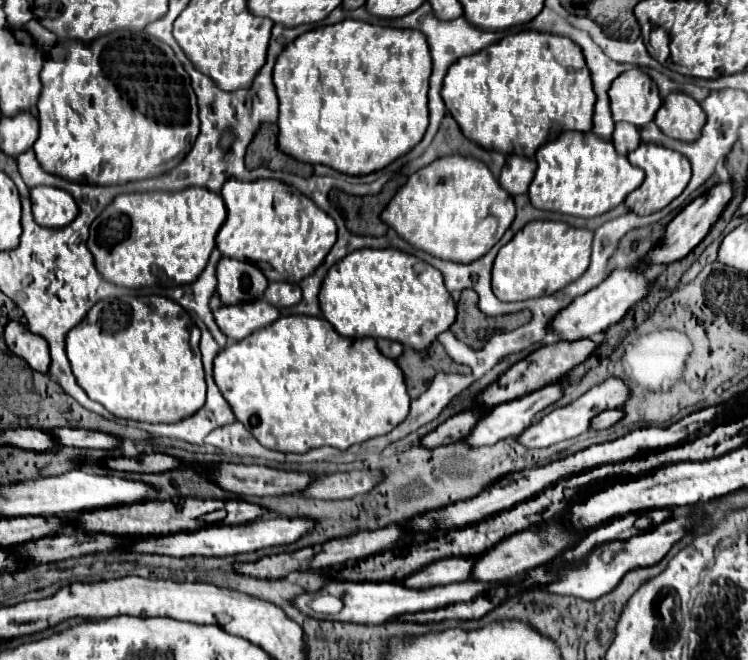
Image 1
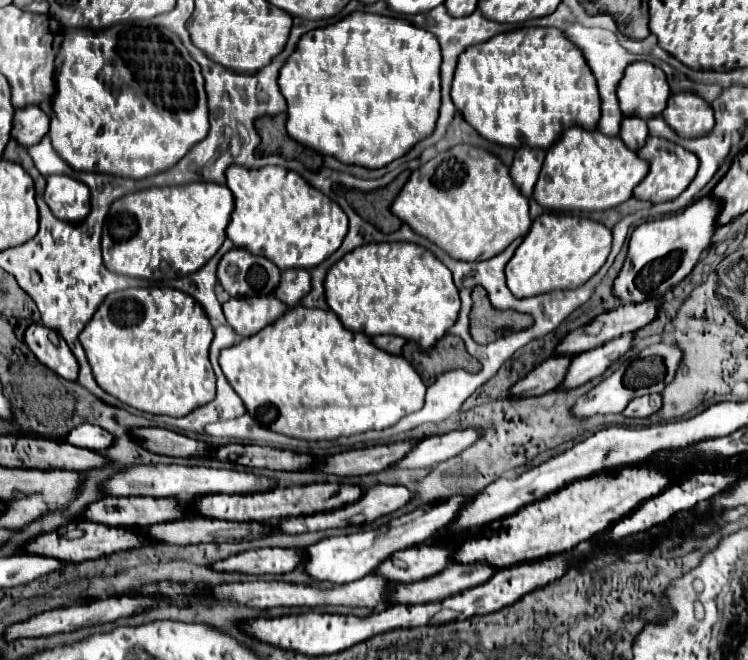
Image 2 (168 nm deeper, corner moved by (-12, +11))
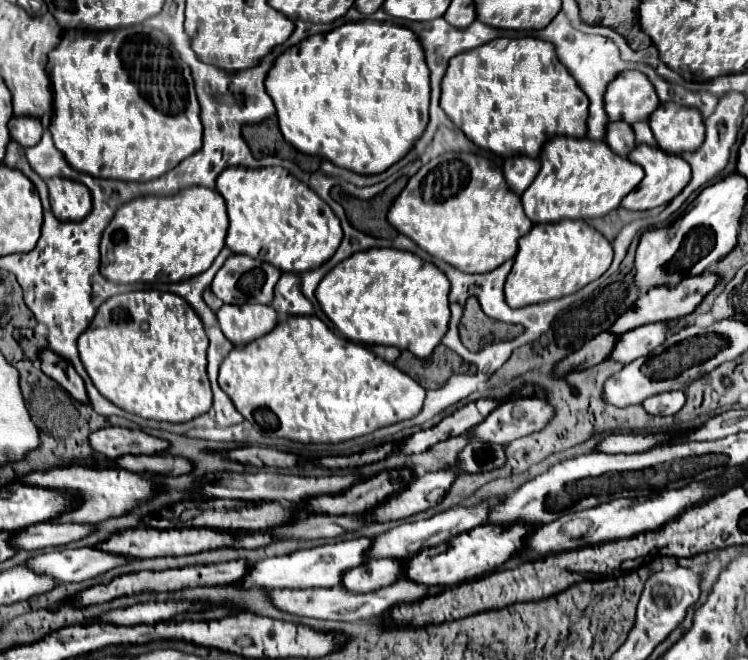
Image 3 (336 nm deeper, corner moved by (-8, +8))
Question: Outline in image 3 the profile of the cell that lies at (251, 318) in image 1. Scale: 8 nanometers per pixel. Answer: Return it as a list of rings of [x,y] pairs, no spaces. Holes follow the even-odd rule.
[[[222,305],[216,319],[234,345],[244,345],[272,331],[278,323],[278,313],[270,305]]]

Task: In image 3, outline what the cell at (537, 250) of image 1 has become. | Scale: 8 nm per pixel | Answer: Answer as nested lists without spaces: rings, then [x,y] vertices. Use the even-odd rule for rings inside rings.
[[[566,219],[560,223],[534,225],[532,231],[520,239],[514,267],[506,279],[506,303],[518,309],[572,295],[604,275],[612,257],[610,241],[584,221]]]

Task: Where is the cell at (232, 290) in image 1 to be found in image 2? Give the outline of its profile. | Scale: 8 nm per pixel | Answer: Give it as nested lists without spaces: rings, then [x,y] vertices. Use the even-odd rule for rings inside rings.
[[[232,248],[218,264],[218,280],[230,296],[268,296],[280,284],[280,268],[264,256]]]

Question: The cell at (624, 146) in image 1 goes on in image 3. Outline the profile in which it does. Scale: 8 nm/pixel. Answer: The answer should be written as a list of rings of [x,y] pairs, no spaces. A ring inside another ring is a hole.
[[[608,123],[604,141],[620,157],[628,157],[630,151],[636,147],[636,139],[634,139],[632,127],[628,127],[628,123]]]

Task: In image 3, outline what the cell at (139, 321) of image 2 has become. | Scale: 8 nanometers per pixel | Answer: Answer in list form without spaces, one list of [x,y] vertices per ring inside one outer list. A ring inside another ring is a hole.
[[[156,289],[114,295],[98,309],[94,321],[78,339],[82,365],[108,401],[138,417],[170,423],[186,423],[212,407],[212,391],[206,377],[206,349],[206,329],[192,307],[178,295]]]

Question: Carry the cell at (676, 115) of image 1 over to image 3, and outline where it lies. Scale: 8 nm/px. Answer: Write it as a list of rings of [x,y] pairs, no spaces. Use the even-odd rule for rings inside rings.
[[[662,103],[650,113],[648,125],[656,145],[670,155],[696,151],[700,143],[704,143],[704,119],[694,107]]]

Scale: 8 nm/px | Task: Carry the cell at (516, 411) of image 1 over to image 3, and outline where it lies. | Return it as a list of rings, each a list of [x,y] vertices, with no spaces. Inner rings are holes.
[[[652,323],[626,331],[620,337],[620,343],[616,343],[616,351],[610,355],[610,359],[616,359],[620,363],[632,363],[638,357],[648,357],[658,345],[666,341],[668,331],[668,323]]]

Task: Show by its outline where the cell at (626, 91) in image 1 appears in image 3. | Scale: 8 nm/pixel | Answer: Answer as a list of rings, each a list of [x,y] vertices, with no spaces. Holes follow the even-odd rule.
[[[624,71],[612,79],[604,93],[604,109],[608,121],[646,121],[648,115],[660,105],[658,95],[640,71]]]

